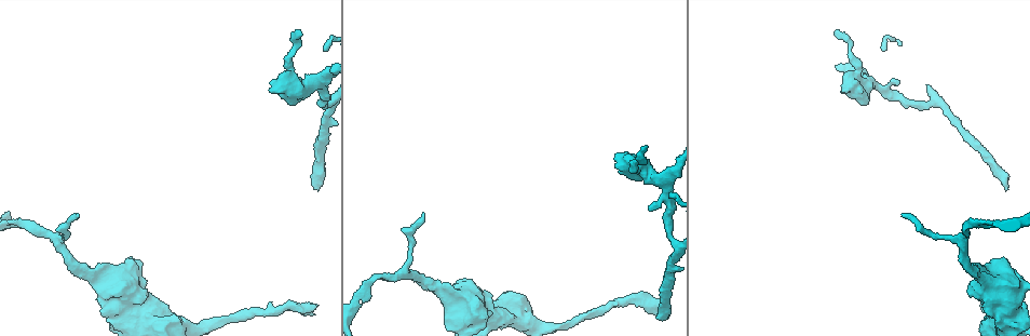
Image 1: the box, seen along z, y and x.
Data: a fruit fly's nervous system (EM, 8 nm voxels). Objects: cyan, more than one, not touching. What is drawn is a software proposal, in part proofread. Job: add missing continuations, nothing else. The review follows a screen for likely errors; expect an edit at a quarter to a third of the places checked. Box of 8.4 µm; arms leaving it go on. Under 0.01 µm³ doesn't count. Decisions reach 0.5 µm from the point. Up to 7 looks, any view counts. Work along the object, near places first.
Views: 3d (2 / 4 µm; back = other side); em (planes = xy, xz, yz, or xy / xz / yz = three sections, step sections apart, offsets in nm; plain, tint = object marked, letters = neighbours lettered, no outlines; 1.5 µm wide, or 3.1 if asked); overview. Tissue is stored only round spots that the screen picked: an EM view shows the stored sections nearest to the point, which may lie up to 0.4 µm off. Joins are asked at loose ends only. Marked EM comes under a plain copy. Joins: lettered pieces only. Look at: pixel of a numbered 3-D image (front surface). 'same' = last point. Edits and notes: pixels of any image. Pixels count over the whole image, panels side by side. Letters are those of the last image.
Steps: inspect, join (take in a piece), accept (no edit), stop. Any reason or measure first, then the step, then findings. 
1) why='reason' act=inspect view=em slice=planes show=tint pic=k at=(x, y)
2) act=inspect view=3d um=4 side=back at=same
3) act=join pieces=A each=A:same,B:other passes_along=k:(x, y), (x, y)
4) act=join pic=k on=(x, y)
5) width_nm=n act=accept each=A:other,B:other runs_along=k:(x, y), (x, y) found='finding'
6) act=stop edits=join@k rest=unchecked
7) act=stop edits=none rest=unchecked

why='long arm stops here' act=inspect view=3d um=4 pic=1 at=(317, 188)

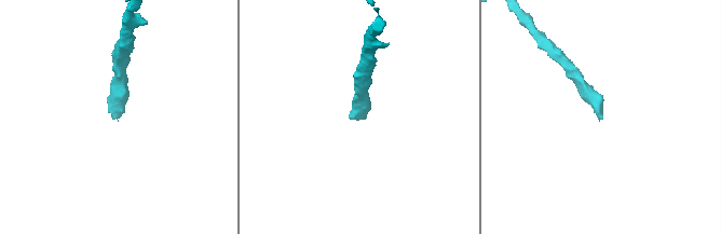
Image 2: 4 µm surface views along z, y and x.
act=inspect view=em slice=xy step=8 show=letters pic=2 at=(115, 117)

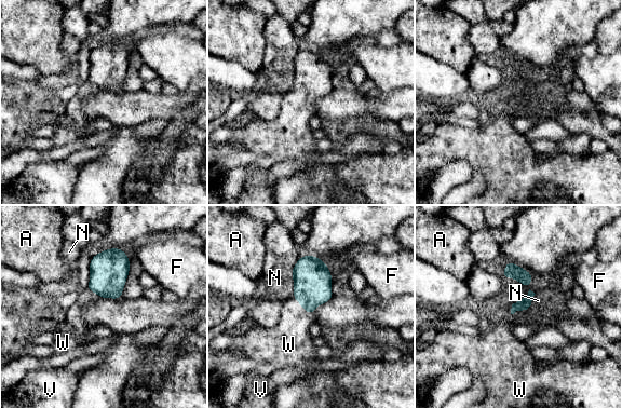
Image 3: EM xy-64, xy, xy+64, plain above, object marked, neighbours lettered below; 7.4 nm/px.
act=join pic=3 on=(291, 339) each=A:other,F:other,N:other,V:other,W:same passes_along=3:(312, 280), (302, 308), (291, 339) found='the neuron continues'

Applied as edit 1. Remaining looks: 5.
why='tapers out' act=inspect view=3d um=2 pic=1 at=(653, 209)

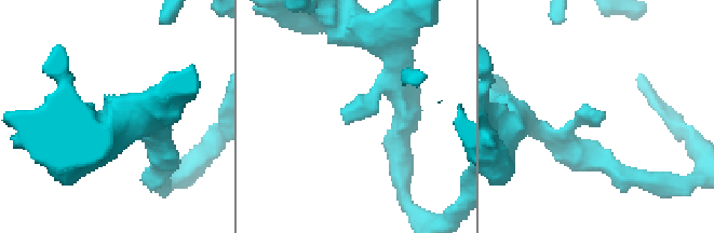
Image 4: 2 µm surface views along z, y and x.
arm_widths_nm=170,200 why='now the EM' act=inspect view=em slice=planes show=letters pic=4 at=(605, 113)

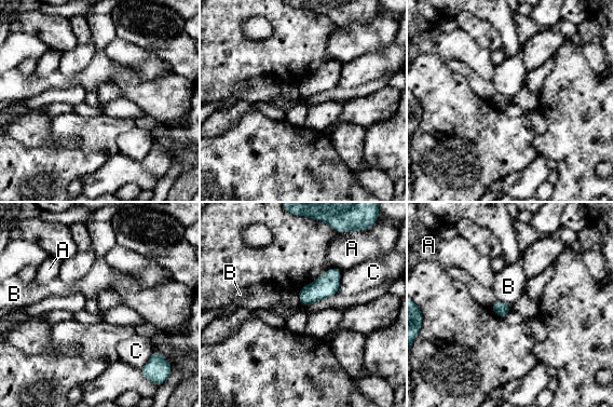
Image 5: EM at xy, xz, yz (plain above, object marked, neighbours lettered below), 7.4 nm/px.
width_nm=100 act=accept each=A:other,B:other,C:other border=5:(496, 299), (510, 306) found='none of them fits'

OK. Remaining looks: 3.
why='branch stops here' act=inspect view=3d um=2 pic=1 at=(839, 29)

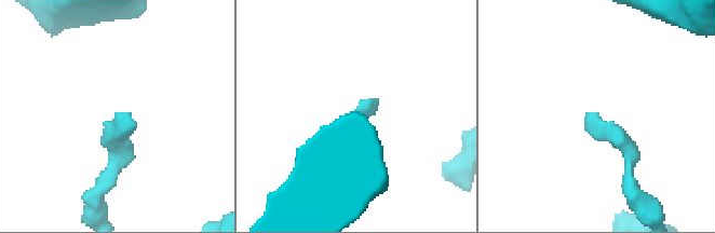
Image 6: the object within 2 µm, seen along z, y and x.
why='need the tissue' act=inspect view=em slice=planes show=letters pic=6 at=(128, 112)

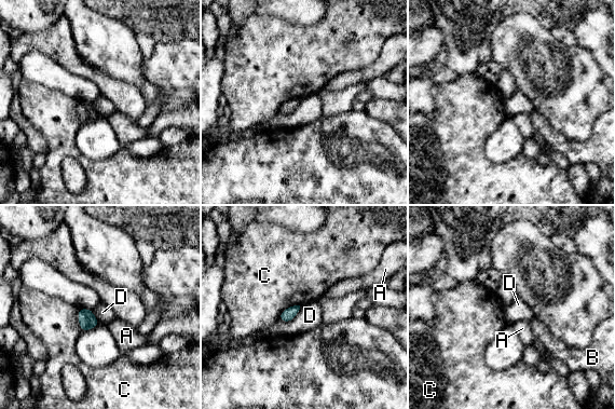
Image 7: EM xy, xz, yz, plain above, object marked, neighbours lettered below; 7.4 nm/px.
act=accept each=A:other,B:other,C:other,D:other border=7:(300, 305), (291, 319), (279, 321) found='no lettered piece goes on from it'

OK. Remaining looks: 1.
act=stop edits=join@3 rest=unchecked

